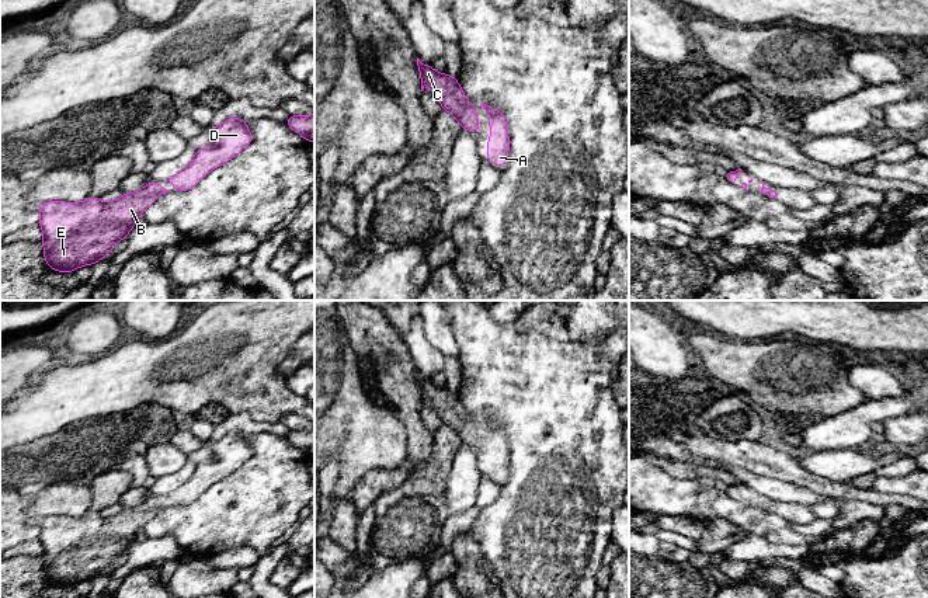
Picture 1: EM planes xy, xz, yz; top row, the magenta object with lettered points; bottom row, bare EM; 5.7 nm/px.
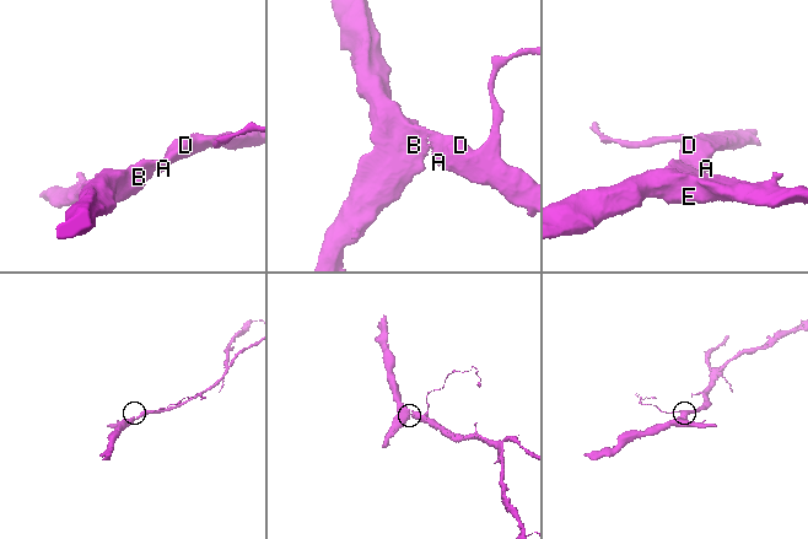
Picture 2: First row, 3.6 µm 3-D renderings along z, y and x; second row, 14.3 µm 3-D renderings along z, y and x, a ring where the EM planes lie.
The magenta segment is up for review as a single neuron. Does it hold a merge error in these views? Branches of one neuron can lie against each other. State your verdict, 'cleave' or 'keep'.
keep

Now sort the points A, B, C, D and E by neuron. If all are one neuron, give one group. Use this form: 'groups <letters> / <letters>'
groups A B C D E

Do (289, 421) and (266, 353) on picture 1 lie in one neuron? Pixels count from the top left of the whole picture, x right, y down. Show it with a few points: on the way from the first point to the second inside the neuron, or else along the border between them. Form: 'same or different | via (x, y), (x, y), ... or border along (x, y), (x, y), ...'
different | border along (299, 414), (285, 414), (280, 420)

